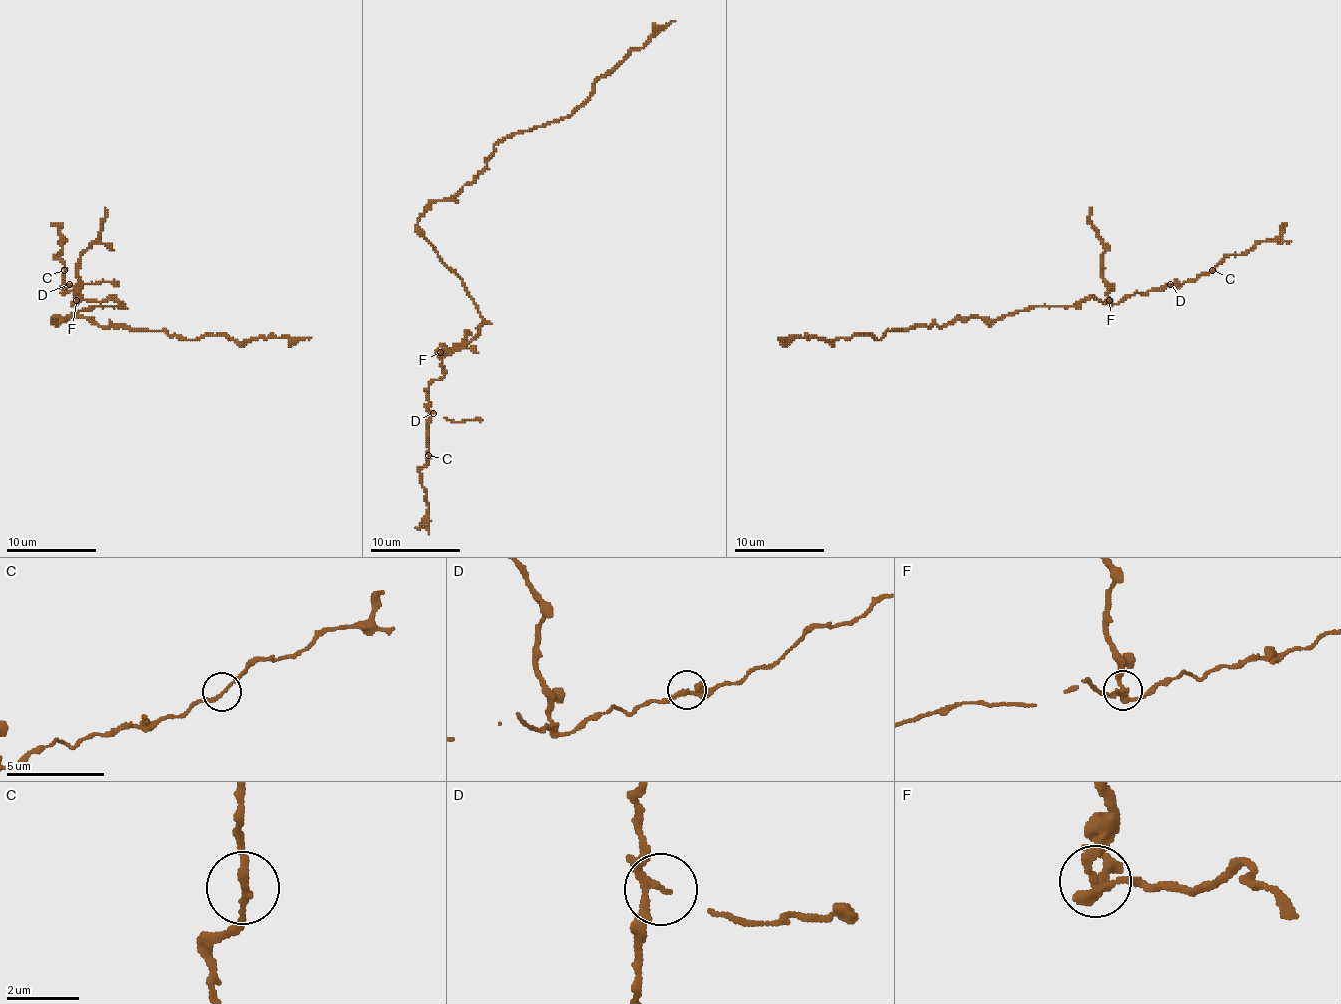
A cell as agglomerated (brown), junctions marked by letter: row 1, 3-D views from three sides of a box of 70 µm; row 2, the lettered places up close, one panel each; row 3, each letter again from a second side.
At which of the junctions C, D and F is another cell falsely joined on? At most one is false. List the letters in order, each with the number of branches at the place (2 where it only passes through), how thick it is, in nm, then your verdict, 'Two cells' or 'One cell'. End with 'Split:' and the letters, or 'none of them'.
C: Branches: 2. Thickness 180 nm. One cell
D: Branches: 3. Thickness 170 nm. One cell
F: Branches: 3. Thickness 200 nm. Two cells
Split: F

